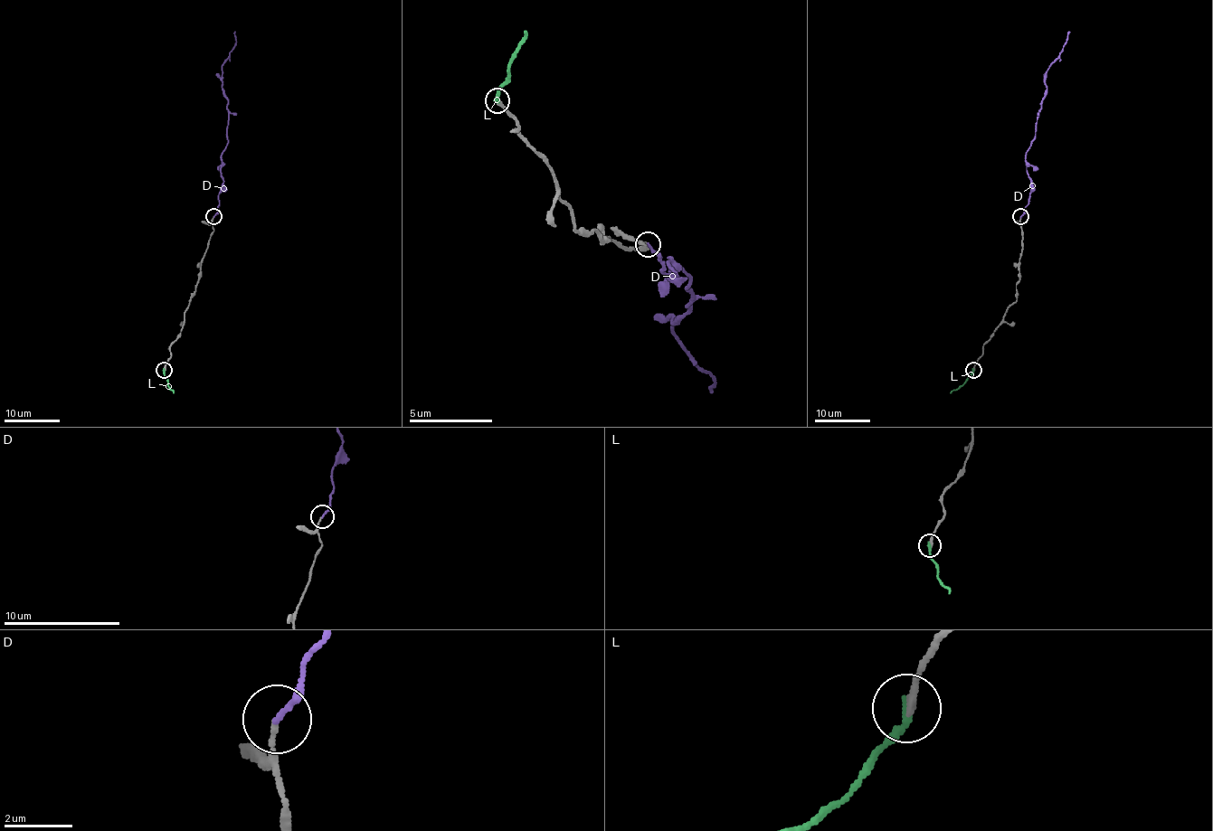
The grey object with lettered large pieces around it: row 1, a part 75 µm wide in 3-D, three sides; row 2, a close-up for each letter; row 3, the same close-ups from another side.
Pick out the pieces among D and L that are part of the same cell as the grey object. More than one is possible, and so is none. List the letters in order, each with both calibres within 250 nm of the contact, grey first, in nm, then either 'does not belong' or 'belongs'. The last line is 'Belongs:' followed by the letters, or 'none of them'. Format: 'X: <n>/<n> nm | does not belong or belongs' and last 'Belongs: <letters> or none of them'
D: 130/170 nm | belongs
L: 240/240 nm | does not belong
Belongs: D

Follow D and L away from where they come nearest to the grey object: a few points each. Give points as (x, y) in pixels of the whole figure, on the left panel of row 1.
D: (213, 217), (223, 178), (222, 152), (227, 145), (229, 112), (222, 73), (223, 62), (235, 44), (235, 32)
L: (164, 371), (167, 385), (173, 392)

